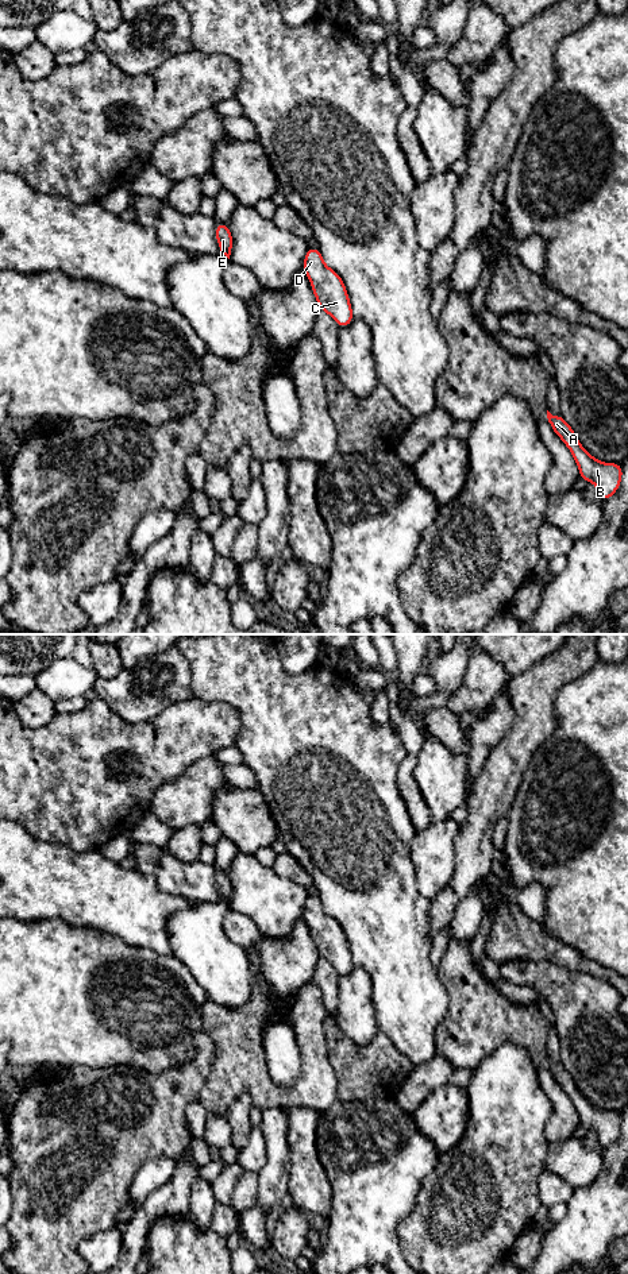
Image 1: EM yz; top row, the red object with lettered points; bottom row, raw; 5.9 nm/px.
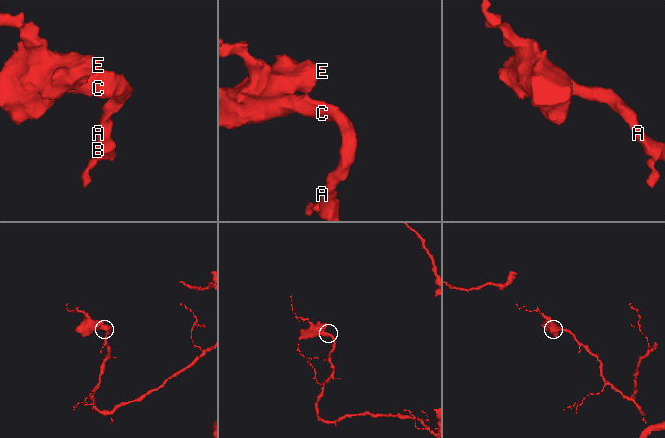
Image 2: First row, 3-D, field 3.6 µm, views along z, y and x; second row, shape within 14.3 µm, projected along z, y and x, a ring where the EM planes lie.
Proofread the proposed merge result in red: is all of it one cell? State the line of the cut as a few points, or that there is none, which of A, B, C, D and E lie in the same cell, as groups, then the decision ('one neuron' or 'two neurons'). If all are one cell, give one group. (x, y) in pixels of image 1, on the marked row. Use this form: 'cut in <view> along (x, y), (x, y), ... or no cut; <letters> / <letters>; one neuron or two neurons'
no cut; A B C D E; one neuron

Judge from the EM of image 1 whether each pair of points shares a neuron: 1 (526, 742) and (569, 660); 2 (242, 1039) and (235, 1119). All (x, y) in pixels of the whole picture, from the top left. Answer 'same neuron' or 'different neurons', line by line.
1: same neuron
2: different neurons

